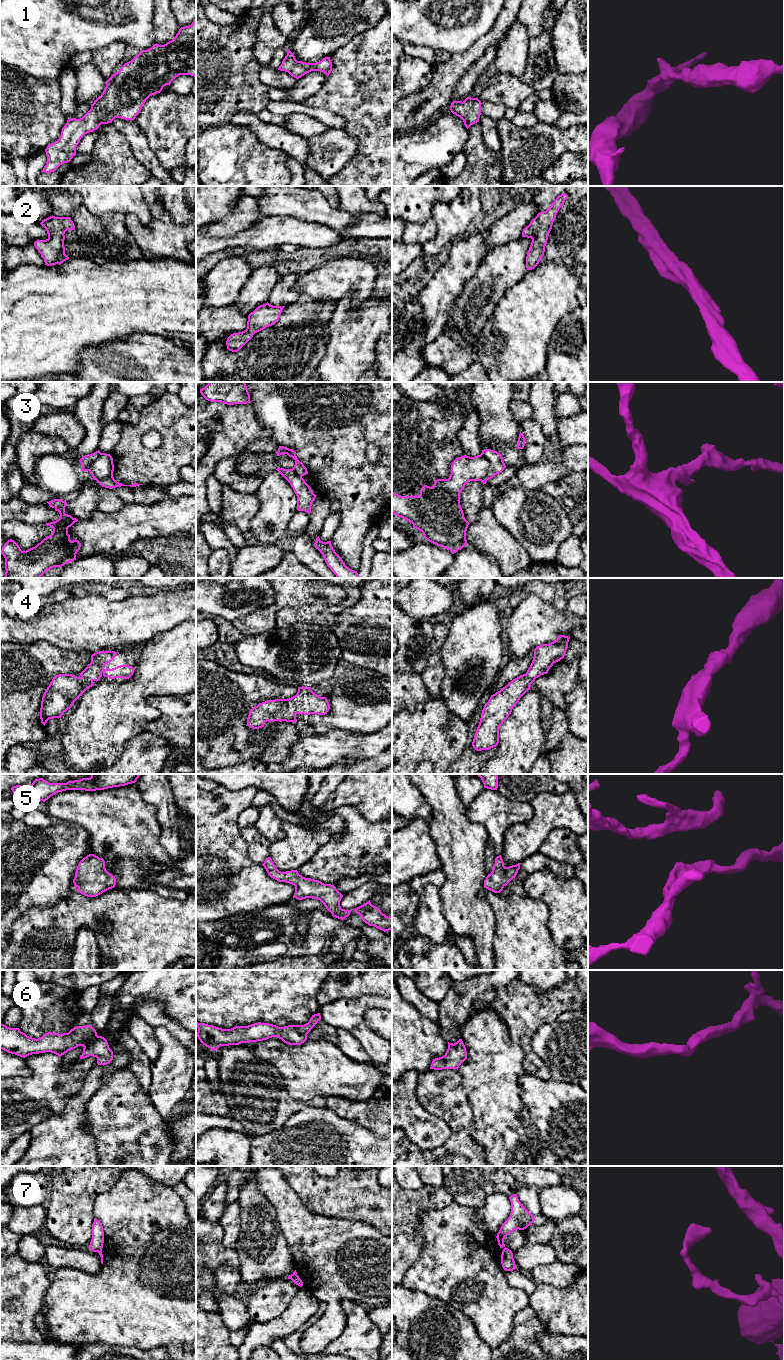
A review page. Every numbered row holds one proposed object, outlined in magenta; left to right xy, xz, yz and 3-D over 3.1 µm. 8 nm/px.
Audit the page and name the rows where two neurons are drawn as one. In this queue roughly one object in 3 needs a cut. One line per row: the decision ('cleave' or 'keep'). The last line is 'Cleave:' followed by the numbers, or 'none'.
1: keep
2: keep
3: cleave
4: keep
5: keep
6: keep
7: cleave
Cleave: 3, 7

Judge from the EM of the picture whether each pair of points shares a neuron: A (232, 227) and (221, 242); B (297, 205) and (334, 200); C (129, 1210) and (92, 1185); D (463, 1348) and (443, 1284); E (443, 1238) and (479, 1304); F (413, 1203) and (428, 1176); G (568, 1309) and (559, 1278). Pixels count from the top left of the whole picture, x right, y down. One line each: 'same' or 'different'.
A: different
B: different
C: different
D: different
E: same
F: different
G: different

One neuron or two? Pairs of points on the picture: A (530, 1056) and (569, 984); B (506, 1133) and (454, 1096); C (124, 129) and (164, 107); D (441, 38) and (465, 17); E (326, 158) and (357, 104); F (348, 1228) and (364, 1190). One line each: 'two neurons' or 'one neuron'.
A: one neuron
B: two neurons
C: two neurons
D: one neuron
E: two neurons
F: two neurons

